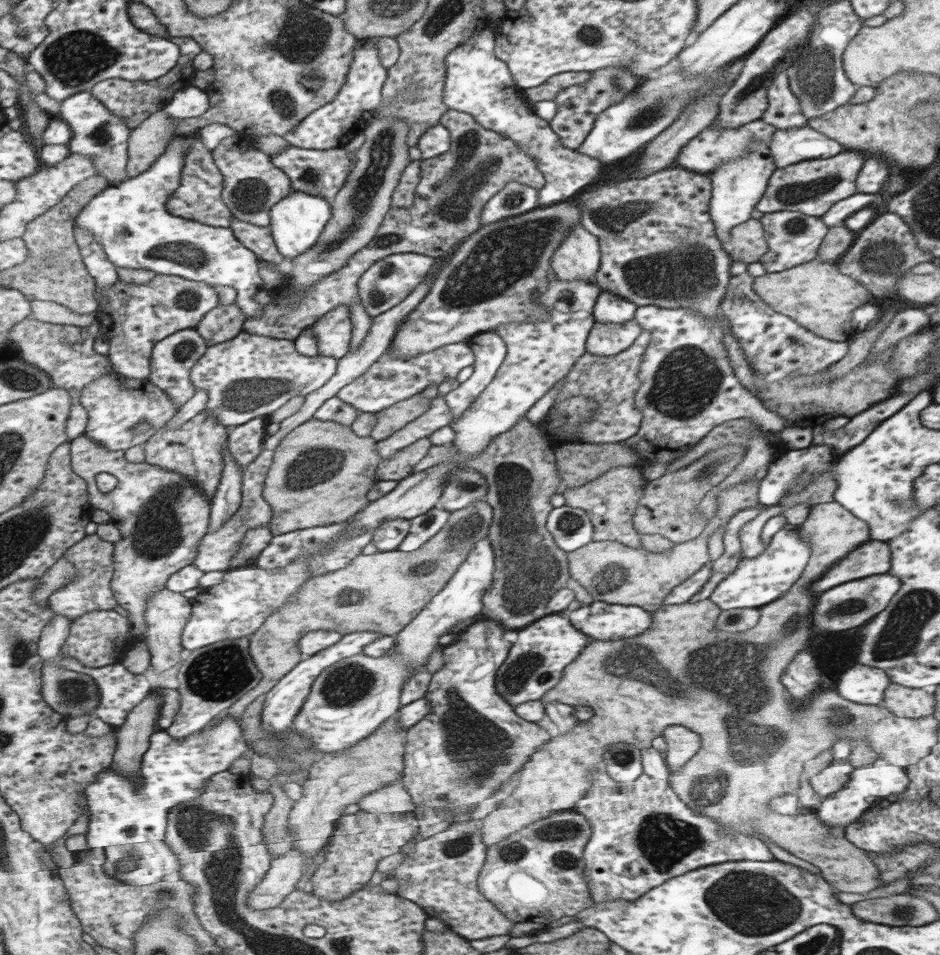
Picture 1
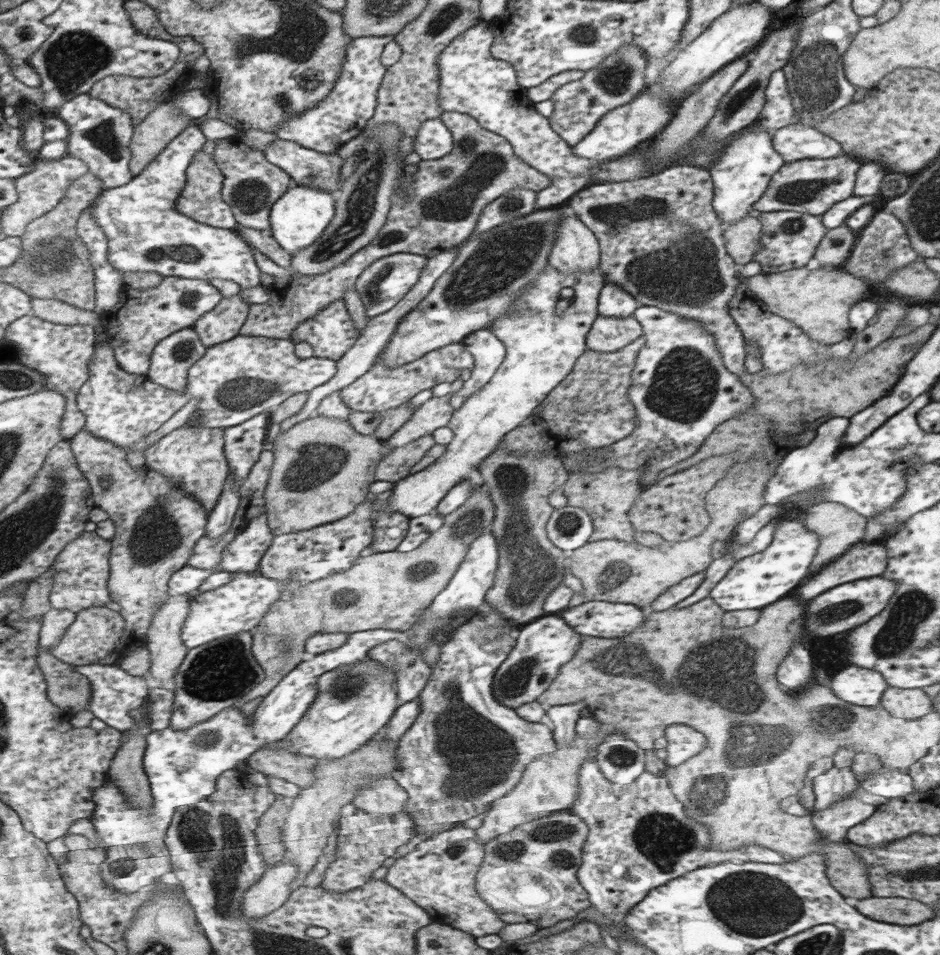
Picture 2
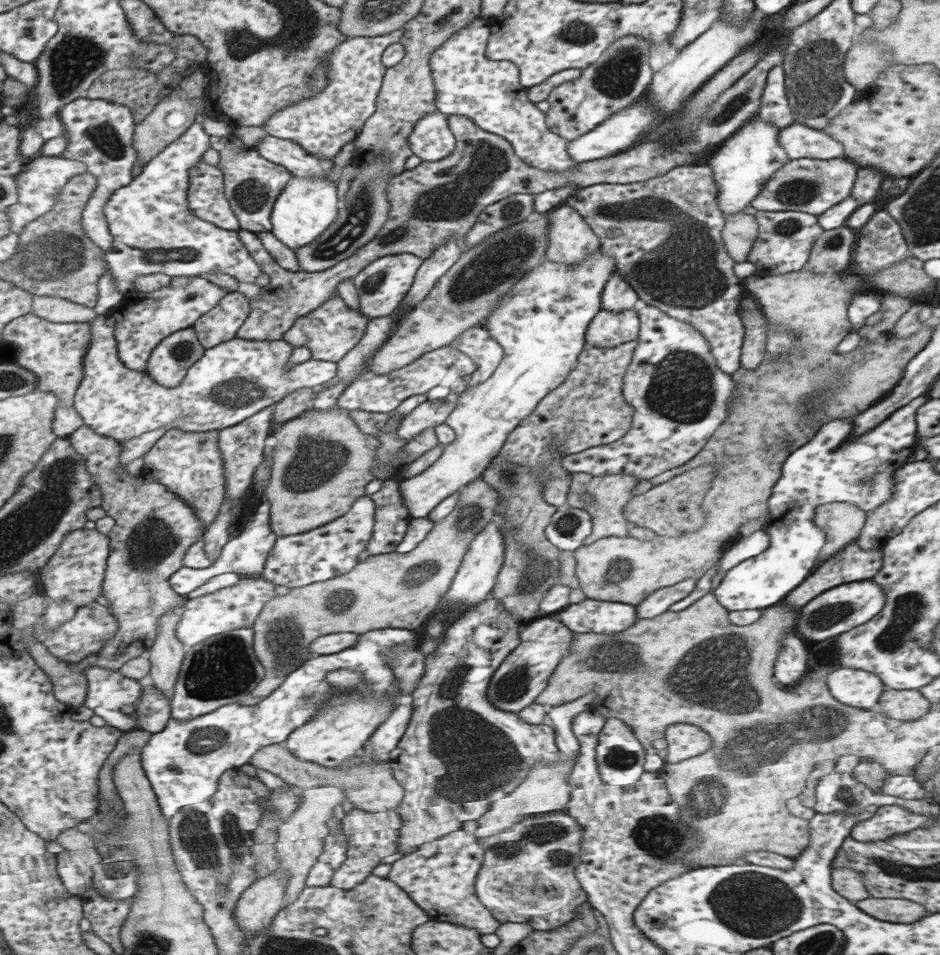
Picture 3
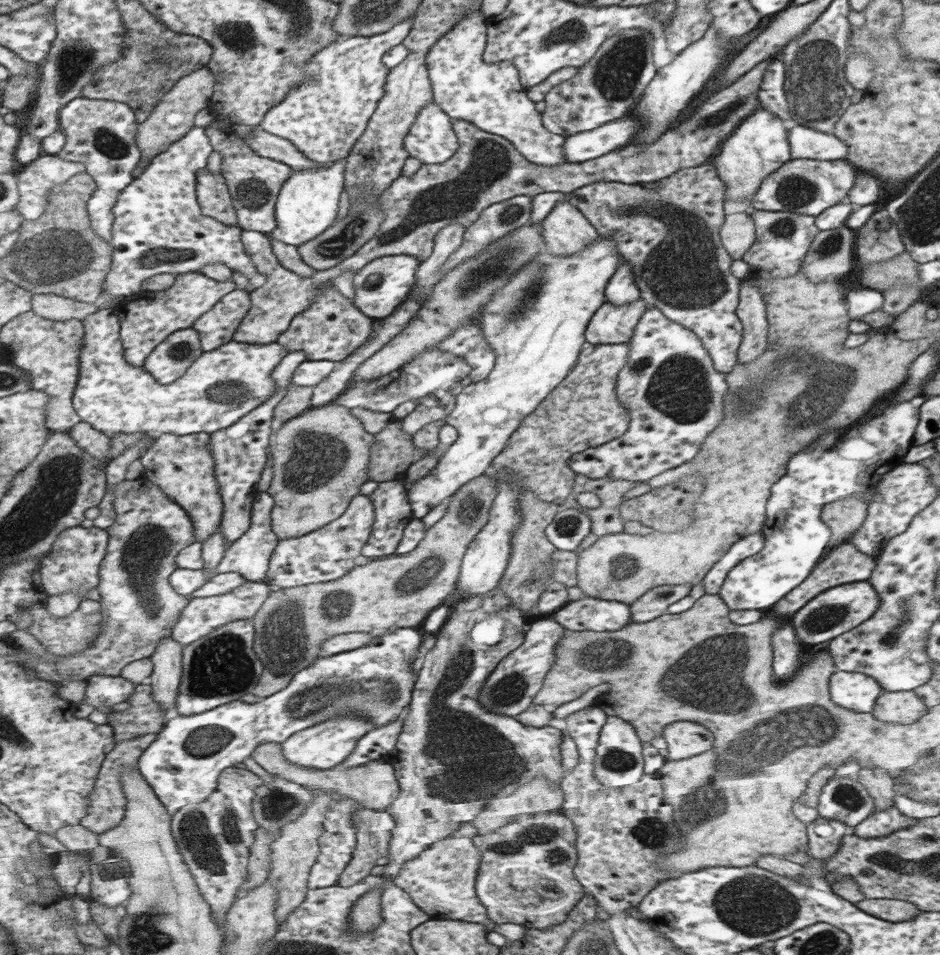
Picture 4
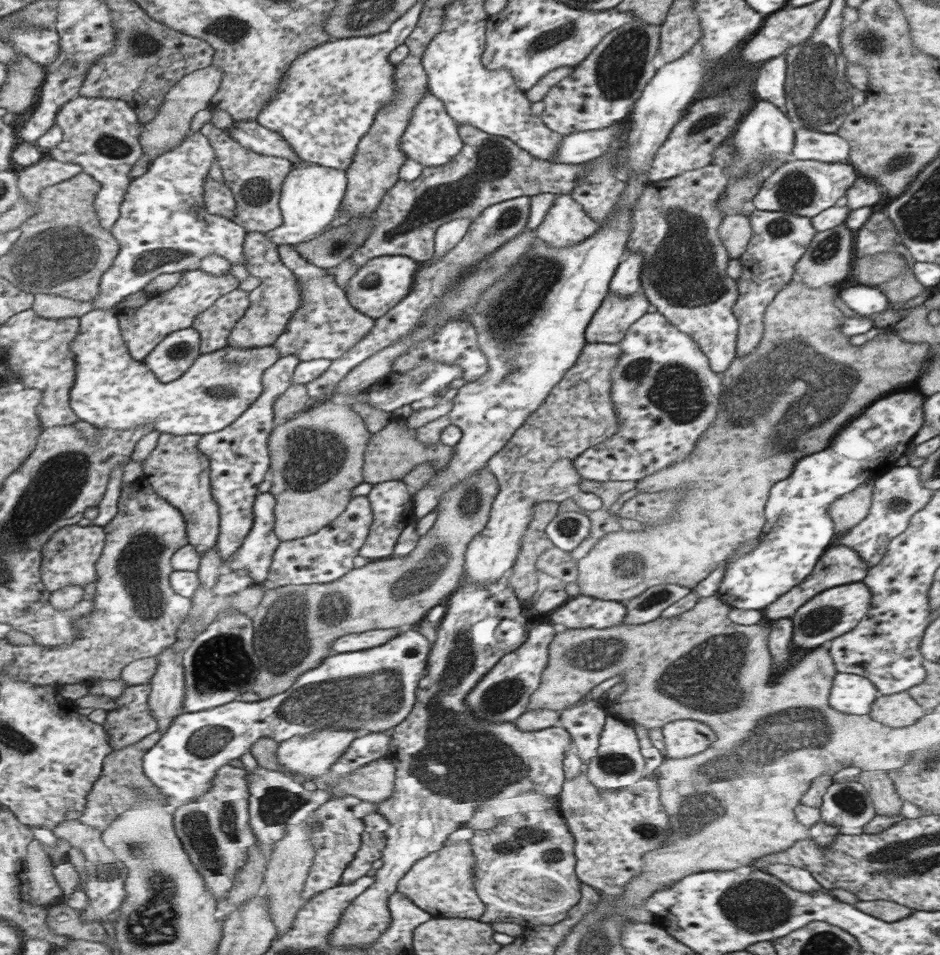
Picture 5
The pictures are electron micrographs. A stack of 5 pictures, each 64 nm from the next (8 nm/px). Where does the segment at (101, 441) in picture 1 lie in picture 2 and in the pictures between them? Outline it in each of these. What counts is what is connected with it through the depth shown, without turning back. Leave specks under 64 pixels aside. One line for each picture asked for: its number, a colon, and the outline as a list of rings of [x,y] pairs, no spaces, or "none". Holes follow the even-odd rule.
2: [[[107,324],[97,326],[99,342],[95,364],[91,364],[93,374],[79,394],[79,410],[87,416],[87,432],[117,448],[137,448],[145,438],[161,430],[195,396],[201,398],[195,420],[201,420],[205,428],[229,430],[247,424],[247,420],[255,416],[273,414],[285,400],[291,400],[291,396],[299,396],[301,392],[311,394],[315,388],[323,388],[323,384],[329,384],[339,372],[337,360],[317,356],[299,358],[297,342],[293,338],[275,340],[241,334],[235,340],[209,348],[207,356],[191,368],[189,392],[181,394],[145,376],[125,372],[109,342],[111,334],[107,328]]]

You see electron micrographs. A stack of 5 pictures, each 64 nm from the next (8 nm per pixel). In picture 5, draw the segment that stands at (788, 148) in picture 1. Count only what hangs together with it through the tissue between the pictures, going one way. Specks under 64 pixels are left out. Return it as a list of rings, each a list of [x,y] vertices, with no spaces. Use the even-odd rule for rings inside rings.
[[[795,124],[793,136],[793,160],[817,160],[817,162],[847,162],[851,146],[845,138],[833,134],[823,134],[815,130],[805,130]]]

